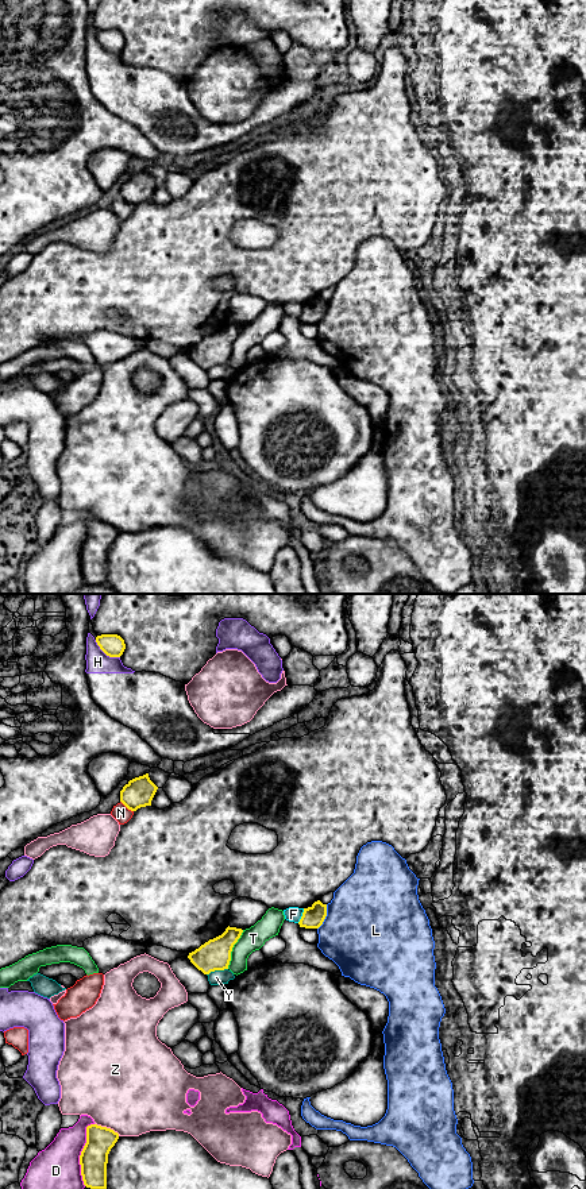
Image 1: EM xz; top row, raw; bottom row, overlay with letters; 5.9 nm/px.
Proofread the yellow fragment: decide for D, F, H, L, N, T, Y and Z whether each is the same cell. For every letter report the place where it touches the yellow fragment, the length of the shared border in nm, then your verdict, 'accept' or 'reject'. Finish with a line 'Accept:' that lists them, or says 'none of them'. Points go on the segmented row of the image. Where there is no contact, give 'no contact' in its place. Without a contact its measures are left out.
D: xz (81, 1153) | 380 nm | reject
F: xz (303, 915) | 100 nm | reject
H: xz (105, 653) | 190 nm | reject
L: xz (326, 915) | 160 nm | reject
N: xz (127, 807) | 100 nm | reject
T: xz (231, 949) | 260 nm | reject
Y: xz (216, 969) | 130 nm | reject
Z: xz (105, 1127) | 170 nm | reject
Accept: none of them

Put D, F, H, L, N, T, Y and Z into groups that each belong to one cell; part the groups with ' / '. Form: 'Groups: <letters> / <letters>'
Groups: D F / H / L / N / T / Y / Z

